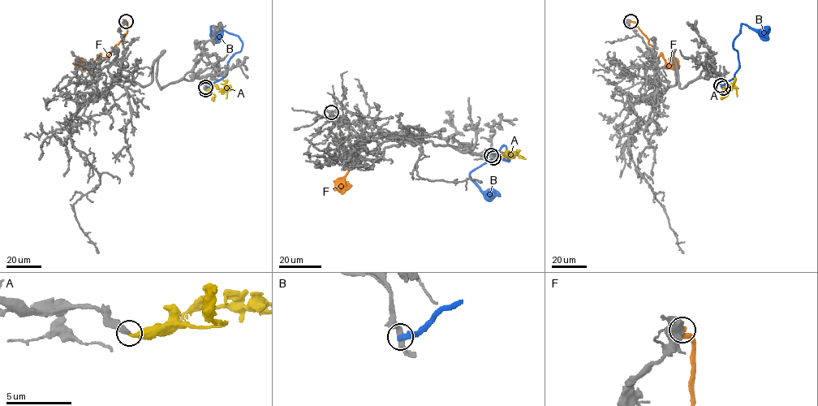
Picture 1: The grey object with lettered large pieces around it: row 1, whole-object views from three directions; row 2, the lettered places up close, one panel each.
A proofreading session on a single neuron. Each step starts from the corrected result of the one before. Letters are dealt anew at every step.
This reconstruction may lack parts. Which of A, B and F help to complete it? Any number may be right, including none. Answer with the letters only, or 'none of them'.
A

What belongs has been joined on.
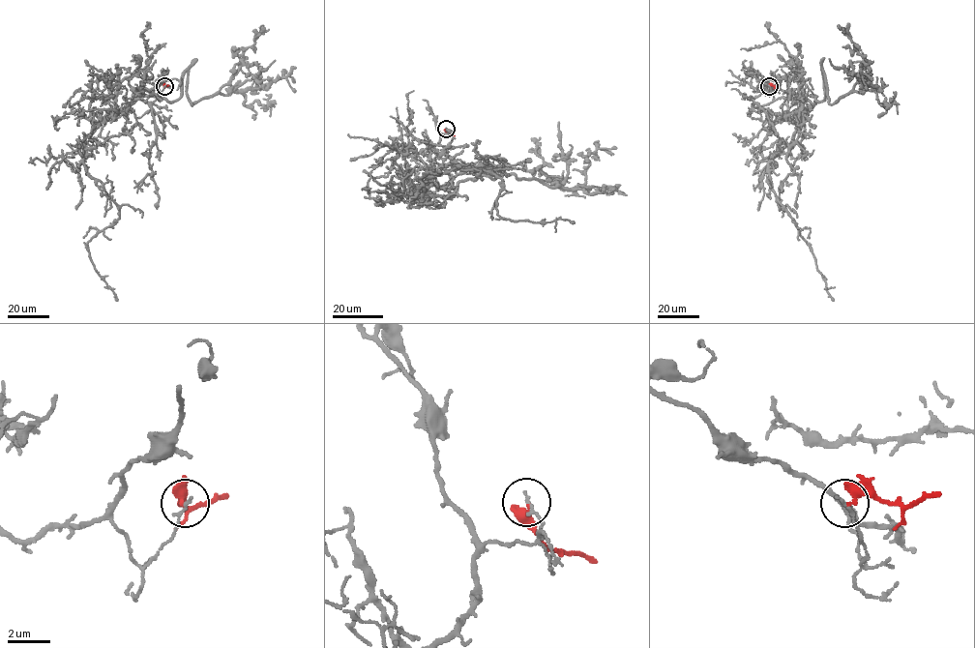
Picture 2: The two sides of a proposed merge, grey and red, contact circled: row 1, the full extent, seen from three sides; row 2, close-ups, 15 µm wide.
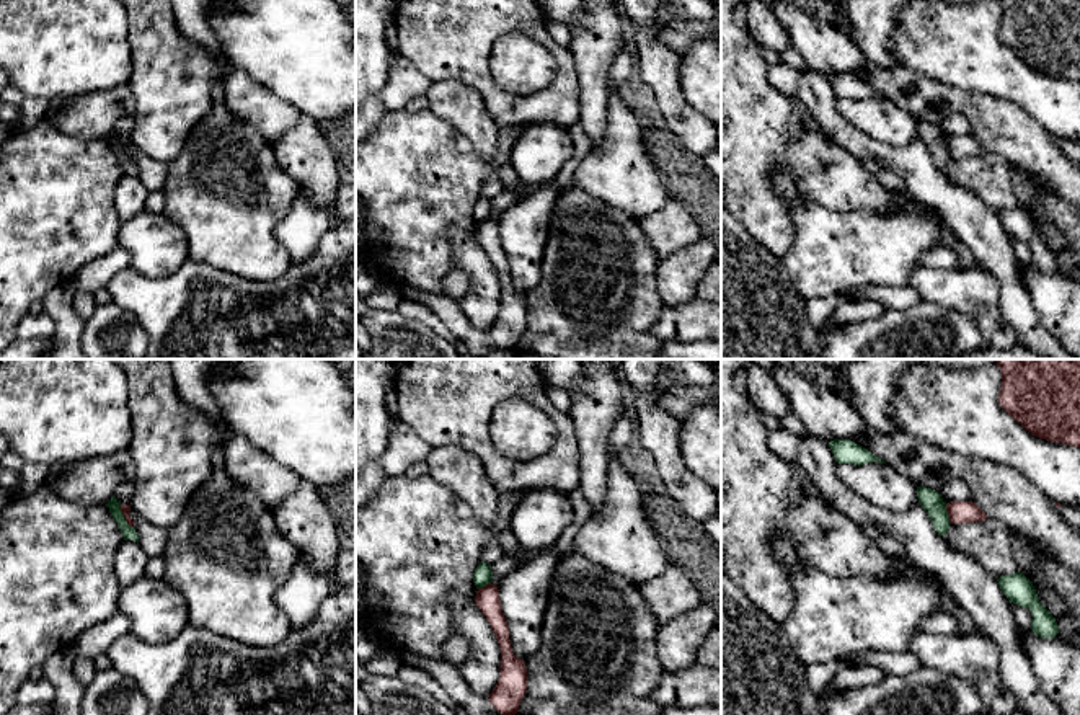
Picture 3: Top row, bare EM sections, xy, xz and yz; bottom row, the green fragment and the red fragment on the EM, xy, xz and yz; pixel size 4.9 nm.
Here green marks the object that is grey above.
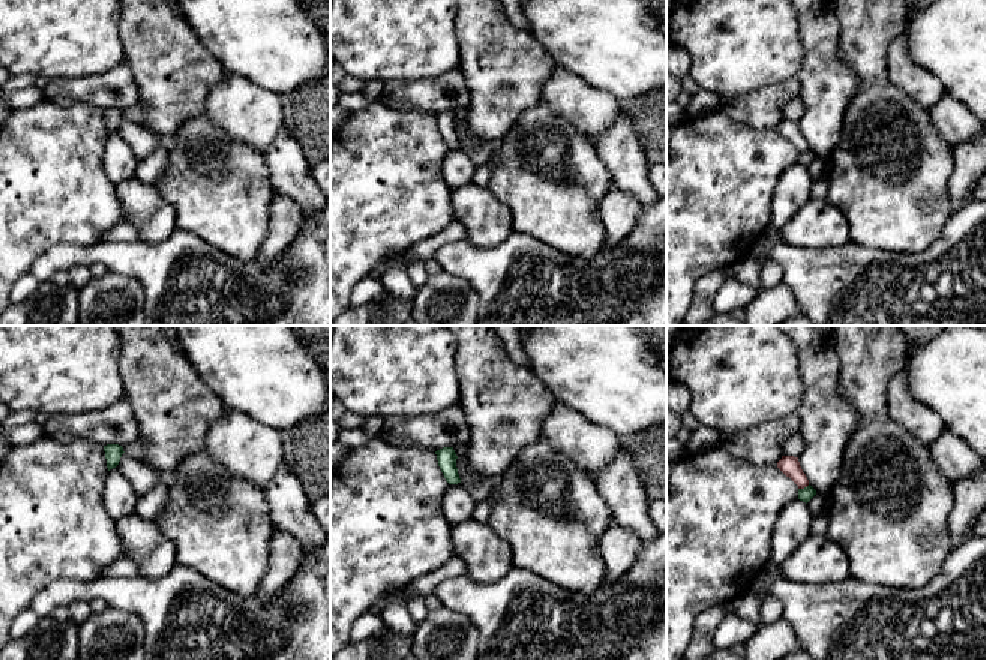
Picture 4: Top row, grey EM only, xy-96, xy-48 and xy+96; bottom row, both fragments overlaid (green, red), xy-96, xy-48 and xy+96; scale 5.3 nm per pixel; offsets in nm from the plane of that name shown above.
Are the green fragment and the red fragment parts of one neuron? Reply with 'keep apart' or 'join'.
keep apart

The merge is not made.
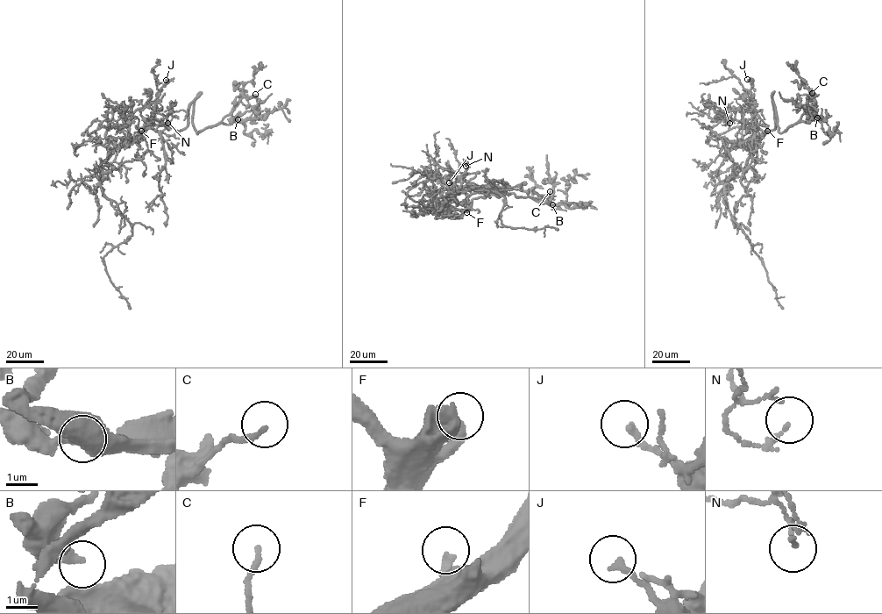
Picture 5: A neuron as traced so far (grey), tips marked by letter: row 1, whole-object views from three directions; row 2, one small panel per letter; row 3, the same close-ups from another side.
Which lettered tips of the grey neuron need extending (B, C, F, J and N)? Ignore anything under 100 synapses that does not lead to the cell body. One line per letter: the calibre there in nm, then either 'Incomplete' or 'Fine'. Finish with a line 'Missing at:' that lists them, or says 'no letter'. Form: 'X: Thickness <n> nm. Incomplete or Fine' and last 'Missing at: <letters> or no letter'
B: Thickness 260 nm. Fine
C: Thickness 150 nm. Fine
F: Thickness 280 nm. Incomplete
J: Thickness 220 nm. Fine
N: Thickness 110 nm. Fine
Missing at: F

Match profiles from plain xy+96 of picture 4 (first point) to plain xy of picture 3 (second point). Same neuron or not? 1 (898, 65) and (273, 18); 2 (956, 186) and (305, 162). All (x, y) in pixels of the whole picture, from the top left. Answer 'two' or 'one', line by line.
1: two
2: two

